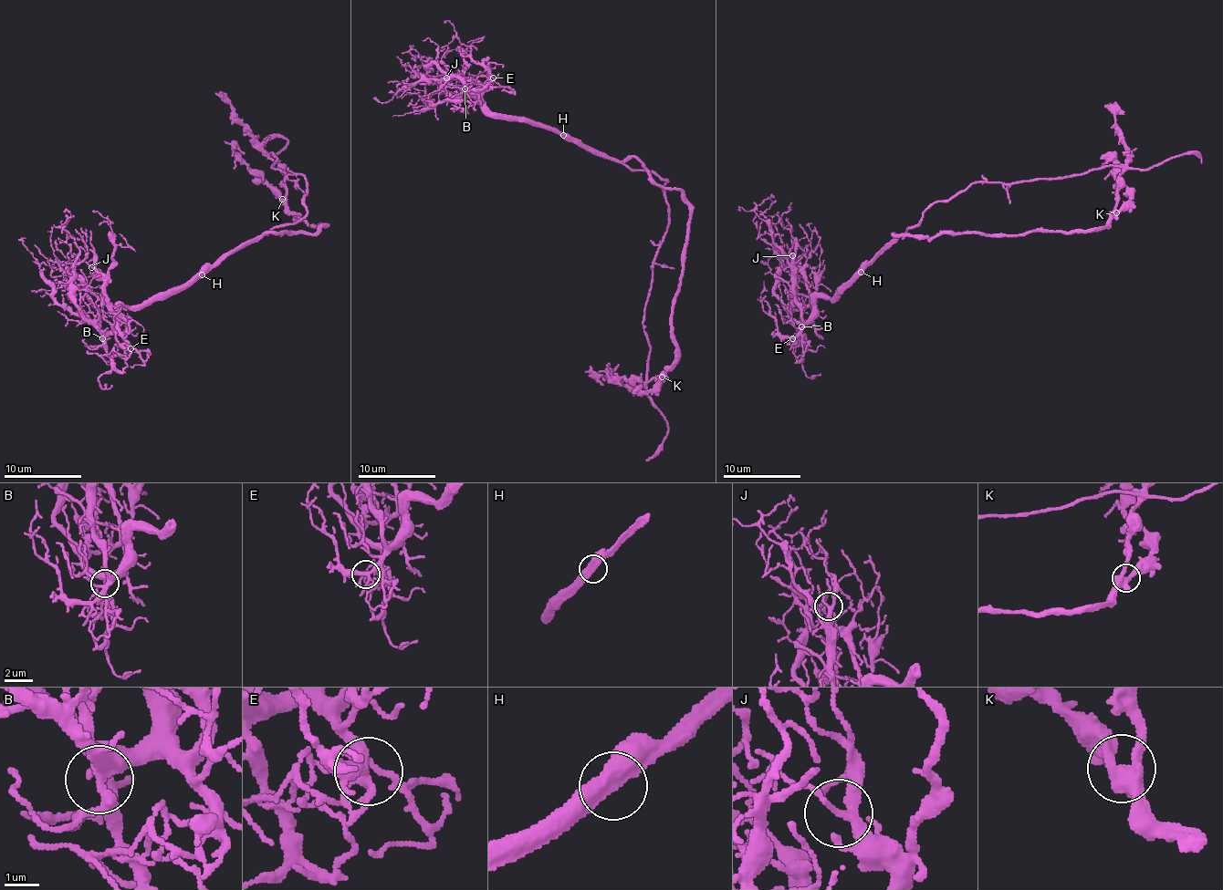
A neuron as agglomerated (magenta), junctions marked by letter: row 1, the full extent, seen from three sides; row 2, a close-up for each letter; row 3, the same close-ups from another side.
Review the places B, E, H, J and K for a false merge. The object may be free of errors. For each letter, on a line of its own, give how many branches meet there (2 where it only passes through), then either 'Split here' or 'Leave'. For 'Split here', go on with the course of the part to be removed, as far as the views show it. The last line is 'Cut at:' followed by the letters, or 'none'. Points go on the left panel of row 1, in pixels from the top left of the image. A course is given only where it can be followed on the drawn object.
B: Branches: 5. Leave
E: Branches: 5. Leave
H: Branches: 2. Leave
J: Branches: 3. Leave
K: Branches: 3. Leave
Cut at: none

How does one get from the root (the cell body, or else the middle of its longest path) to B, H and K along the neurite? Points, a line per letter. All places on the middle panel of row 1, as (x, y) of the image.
B: (621, 164), (579, 146), (573, 140), (566, 140), (538, 122), (493, 114), (465, 88)
H: (621, 164), (579, 146), (563, 135)
K: (621, 164), (635, 158), (659, 185), (678, 189), (689, 205), (689, 240), (672, 315), (675, 357), (662, 377)

